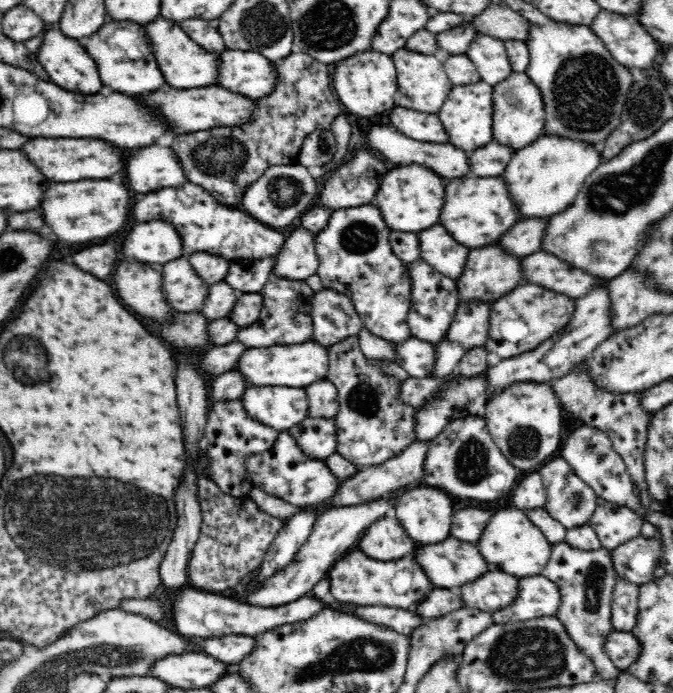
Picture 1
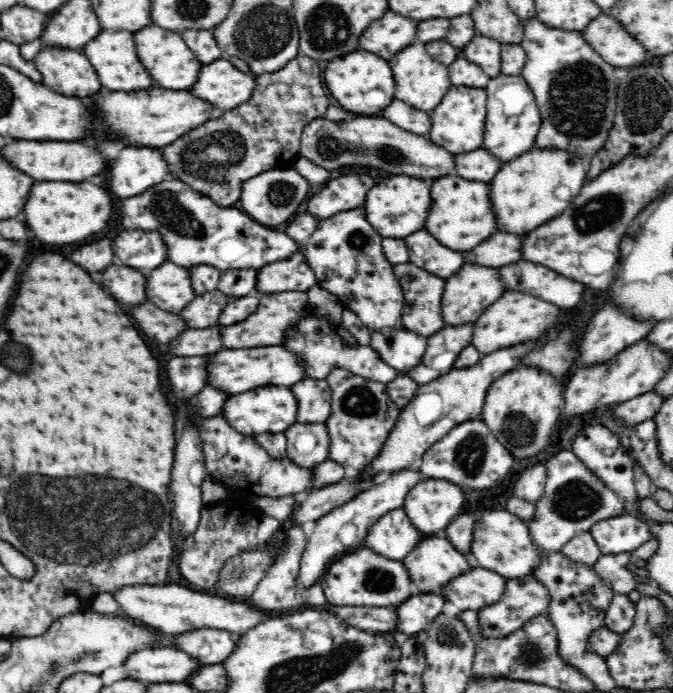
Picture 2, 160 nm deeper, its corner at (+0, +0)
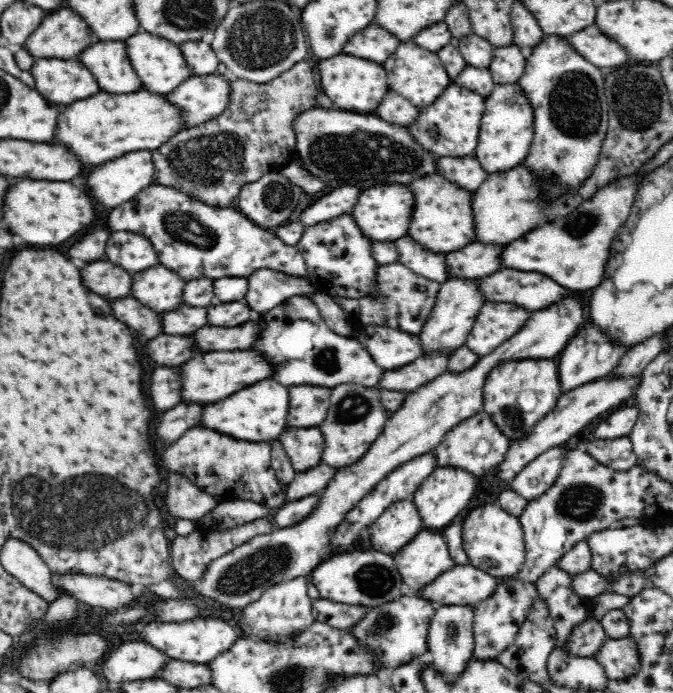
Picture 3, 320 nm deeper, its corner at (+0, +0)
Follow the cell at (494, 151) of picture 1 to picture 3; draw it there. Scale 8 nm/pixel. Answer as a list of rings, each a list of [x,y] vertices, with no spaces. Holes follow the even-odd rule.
[[[474,156],[437,157],[435,173],[458,187],[474,192],[489,176]]]

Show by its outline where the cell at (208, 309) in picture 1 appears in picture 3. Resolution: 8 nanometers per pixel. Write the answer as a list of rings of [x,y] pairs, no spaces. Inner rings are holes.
[[[182,306],[172,312],[162,314],[162,332],[166,334],[192,334],[198,328],[206,326],[206,308],[190,308]]]

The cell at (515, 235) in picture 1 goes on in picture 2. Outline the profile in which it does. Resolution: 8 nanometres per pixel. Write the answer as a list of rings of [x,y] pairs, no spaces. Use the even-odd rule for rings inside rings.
[[[508,232],[492,234],[484,244],[474,248],[474,252],[464,252],[464,263],[500,268],[502,264],[512,264],[522,256],[522,236],[512,236]]]

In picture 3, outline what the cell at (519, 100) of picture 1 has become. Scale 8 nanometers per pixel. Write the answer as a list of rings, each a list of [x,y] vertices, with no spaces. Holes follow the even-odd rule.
[[[519,83],[494,85],[485,98],[485,111],[481,118],[474,157],[488,174],[500,174],[522,165],[532,144],[534,129],[532,105]]]

